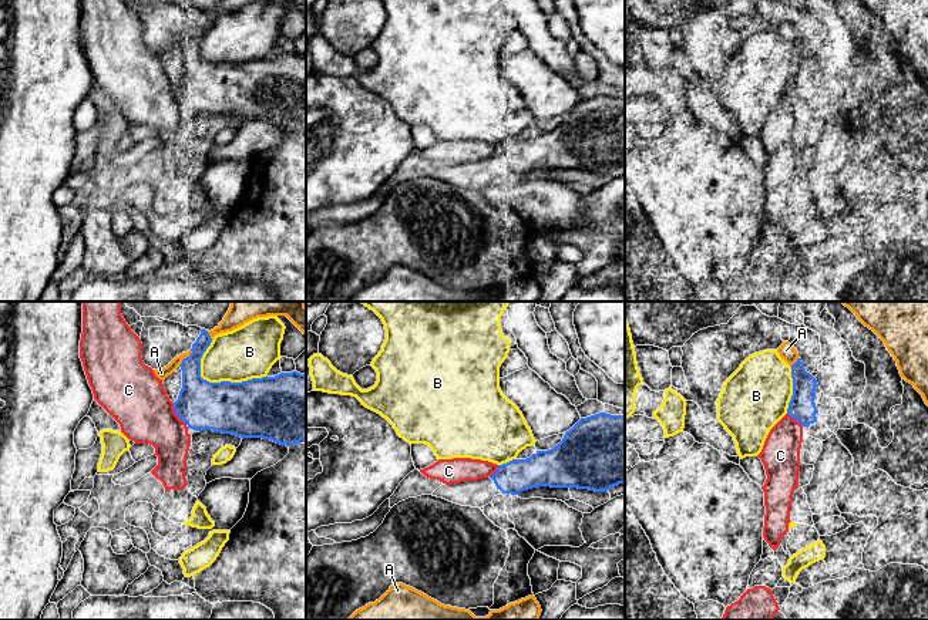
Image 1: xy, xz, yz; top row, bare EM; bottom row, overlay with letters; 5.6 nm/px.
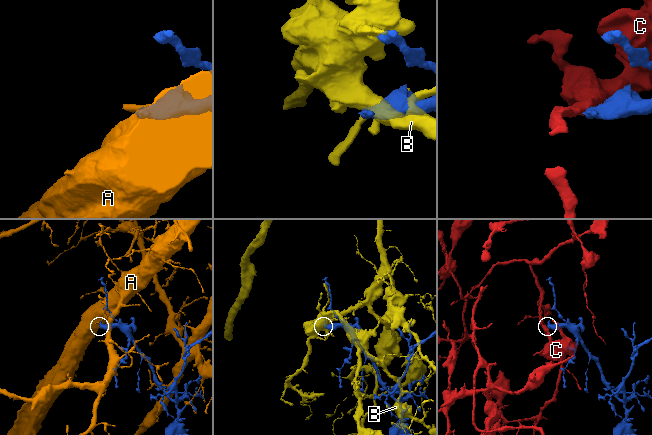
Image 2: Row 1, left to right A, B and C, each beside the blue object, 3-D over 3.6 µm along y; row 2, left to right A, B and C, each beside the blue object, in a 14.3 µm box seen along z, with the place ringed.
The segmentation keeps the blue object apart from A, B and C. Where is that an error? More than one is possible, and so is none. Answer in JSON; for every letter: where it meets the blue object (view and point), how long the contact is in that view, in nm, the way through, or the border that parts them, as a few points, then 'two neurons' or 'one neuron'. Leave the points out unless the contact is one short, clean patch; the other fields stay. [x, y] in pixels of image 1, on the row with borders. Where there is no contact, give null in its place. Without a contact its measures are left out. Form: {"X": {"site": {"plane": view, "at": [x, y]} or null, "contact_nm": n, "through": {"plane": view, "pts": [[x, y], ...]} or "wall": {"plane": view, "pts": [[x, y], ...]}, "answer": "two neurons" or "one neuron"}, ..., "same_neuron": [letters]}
{"A": {"site": {"plane": "xy", "at": [187, 357]}, "contact_nm": 120, "answer": "two neurons"}, "B": {"site": {"plane": "xy", "at": [225, 381]}, "contact_nm": 400, "answer": "two neurons"}, "C": {"site": {"plane": "xy", "at": [175, 413]}, "contact_nm": 150, "answer": "two neurons"}, "same_neuron": []}

